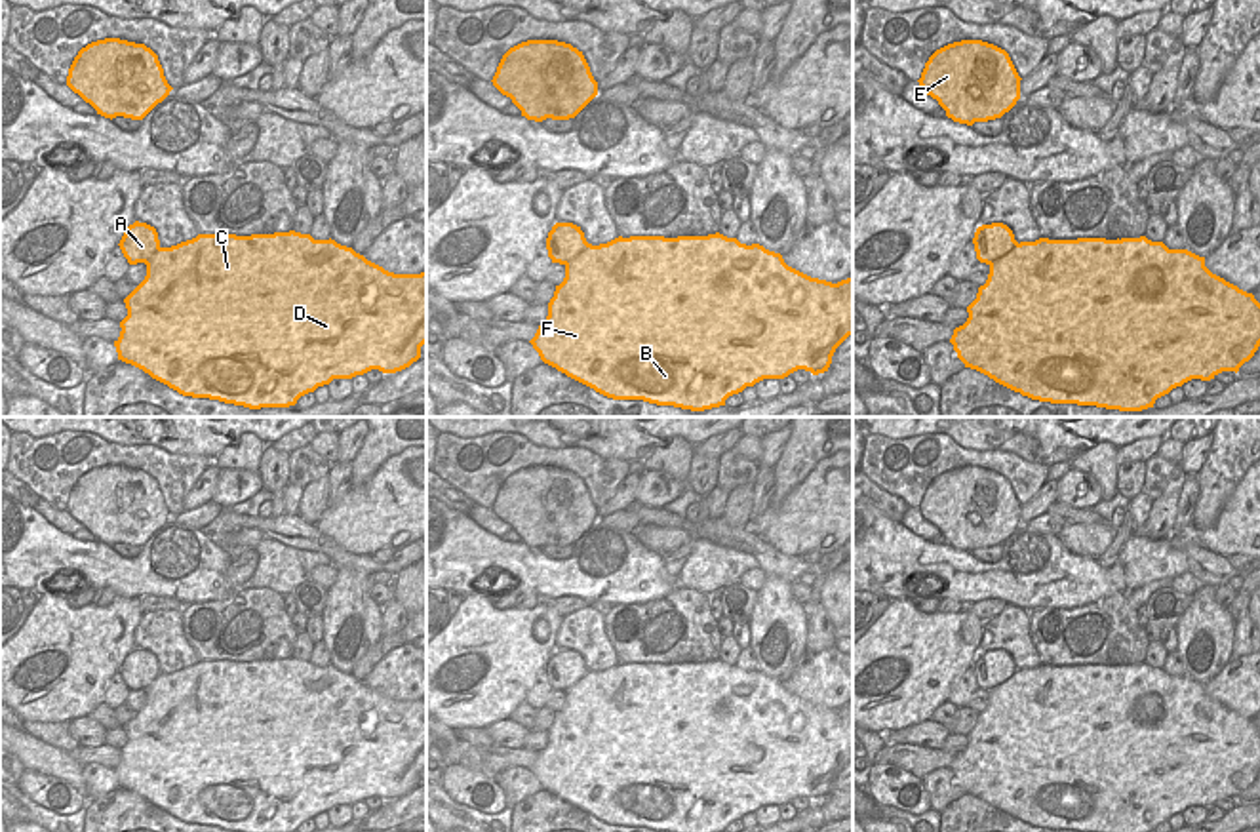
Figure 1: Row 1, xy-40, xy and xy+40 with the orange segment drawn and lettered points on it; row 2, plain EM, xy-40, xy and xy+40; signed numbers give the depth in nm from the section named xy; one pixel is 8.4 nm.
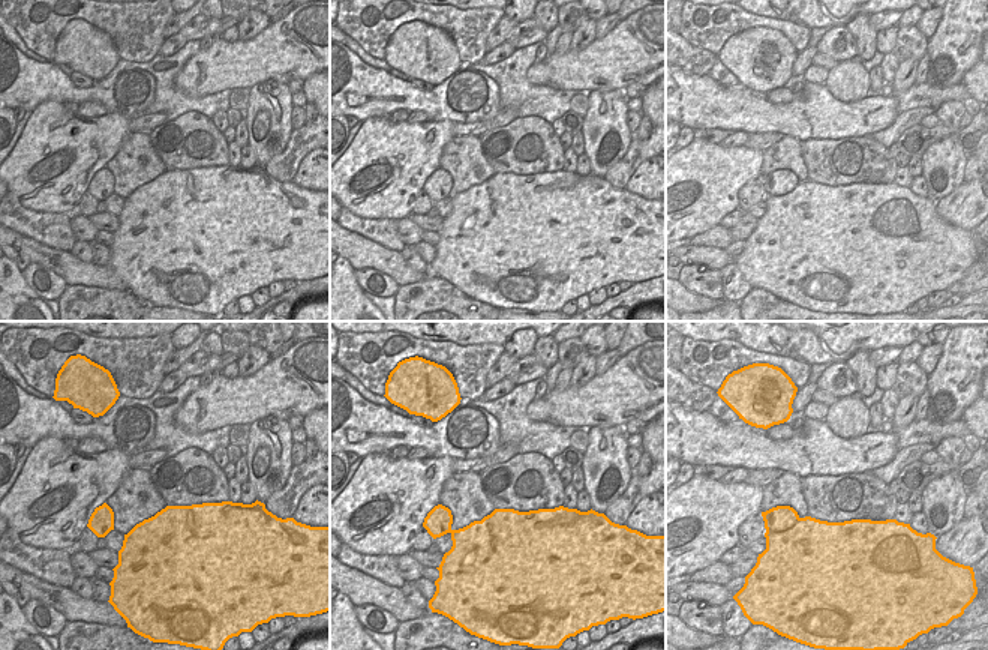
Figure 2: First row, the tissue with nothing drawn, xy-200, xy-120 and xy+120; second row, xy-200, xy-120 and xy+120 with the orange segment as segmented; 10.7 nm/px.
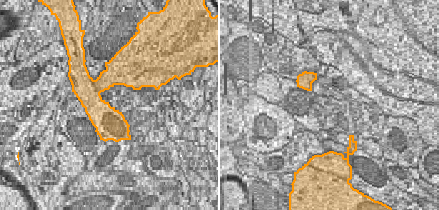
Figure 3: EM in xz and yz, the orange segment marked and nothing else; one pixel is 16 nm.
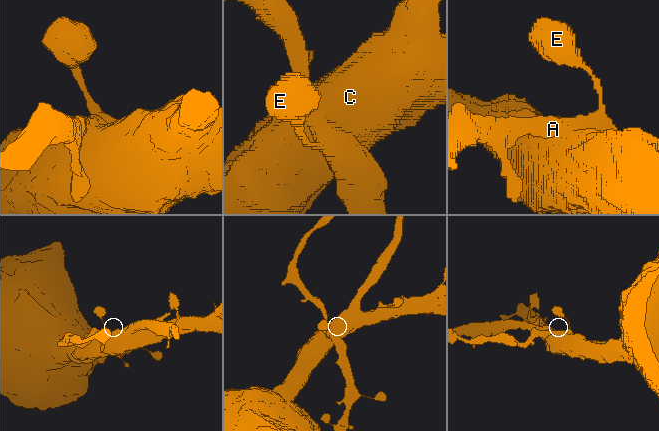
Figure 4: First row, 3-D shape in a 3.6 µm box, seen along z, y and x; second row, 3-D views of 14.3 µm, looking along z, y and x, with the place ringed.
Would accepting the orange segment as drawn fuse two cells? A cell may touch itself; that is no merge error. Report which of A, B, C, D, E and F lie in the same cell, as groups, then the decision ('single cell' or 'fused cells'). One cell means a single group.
A E / B C D F | fused cells

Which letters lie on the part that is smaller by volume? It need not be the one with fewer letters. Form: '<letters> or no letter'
A, E

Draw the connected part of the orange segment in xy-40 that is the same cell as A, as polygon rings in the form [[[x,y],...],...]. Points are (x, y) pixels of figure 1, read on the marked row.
[[[135,221],[120,240],[120,249],[129,265],[147,263],[160,249],[158,232],[147,223]]]

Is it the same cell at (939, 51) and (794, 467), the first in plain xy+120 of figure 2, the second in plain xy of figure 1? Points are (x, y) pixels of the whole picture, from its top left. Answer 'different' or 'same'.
same

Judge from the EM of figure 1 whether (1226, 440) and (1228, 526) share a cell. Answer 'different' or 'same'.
different

